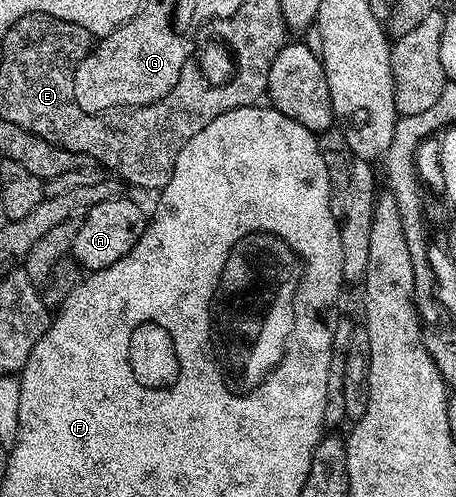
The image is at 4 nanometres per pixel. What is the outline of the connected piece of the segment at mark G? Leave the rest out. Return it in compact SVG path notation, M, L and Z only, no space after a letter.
M134 17L118 30L103 37L88 56L82 58L74 73L74 98L81 110L103 114L117 108L141 108L147 104L157 104L163 96L170 94L170 90L174 90L182 70L180 60L186 62L184 48L180 48L184 40L180 40L176 32L152 32L152 28L156 28L156 24L144 24L144 20Z

